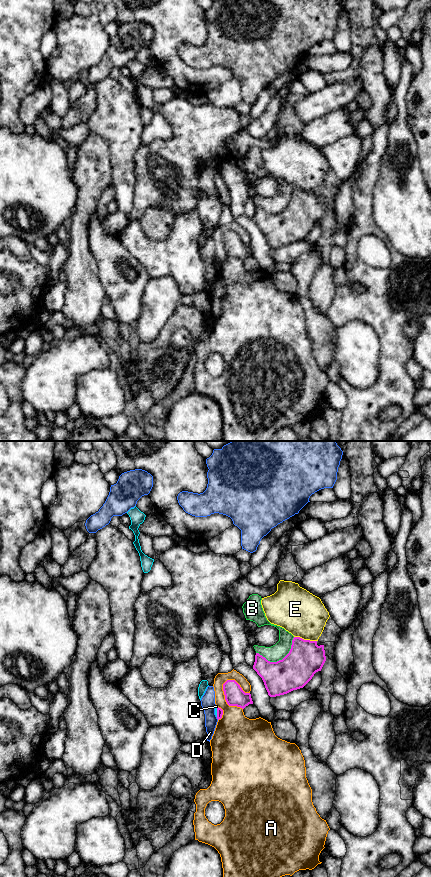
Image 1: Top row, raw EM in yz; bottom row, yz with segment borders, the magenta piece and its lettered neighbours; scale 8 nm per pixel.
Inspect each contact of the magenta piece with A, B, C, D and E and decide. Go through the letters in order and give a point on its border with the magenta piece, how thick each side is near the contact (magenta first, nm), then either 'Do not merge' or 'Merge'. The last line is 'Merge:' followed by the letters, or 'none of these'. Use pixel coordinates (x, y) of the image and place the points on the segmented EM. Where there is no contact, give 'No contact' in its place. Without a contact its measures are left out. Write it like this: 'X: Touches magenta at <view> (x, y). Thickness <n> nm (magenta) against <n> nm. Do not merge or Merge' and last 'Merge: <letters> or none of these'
A: Touches magenta at yz (225, 699). Thickness 160 nm (magenta) against 280 nm. Do not merge
B: Touches magenta at yz (279, 660). Thickness 280 nm (magenta) against 130 nm. Do not merge
C: Touches magenta at yz (217, 712). Thickness 50 nm (magenta) against 20 nm. Do not merge
D: Touches magenta at yz (217, 718). Thickness 50 nm (magenta) against 110 nm. Do not merge
E: Touches magenta at yz (305, 640). Thickness 280 nm (magenta) against 360 nm. Do not merge
Merge: none of these

